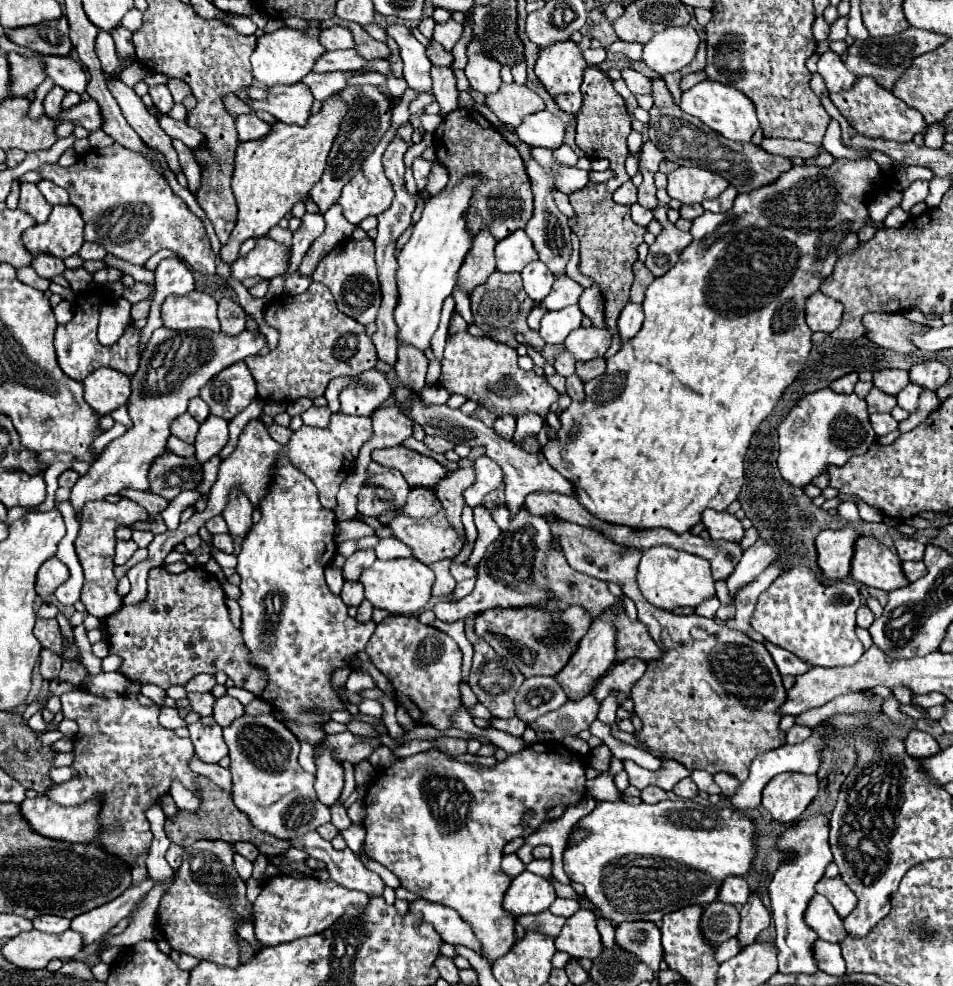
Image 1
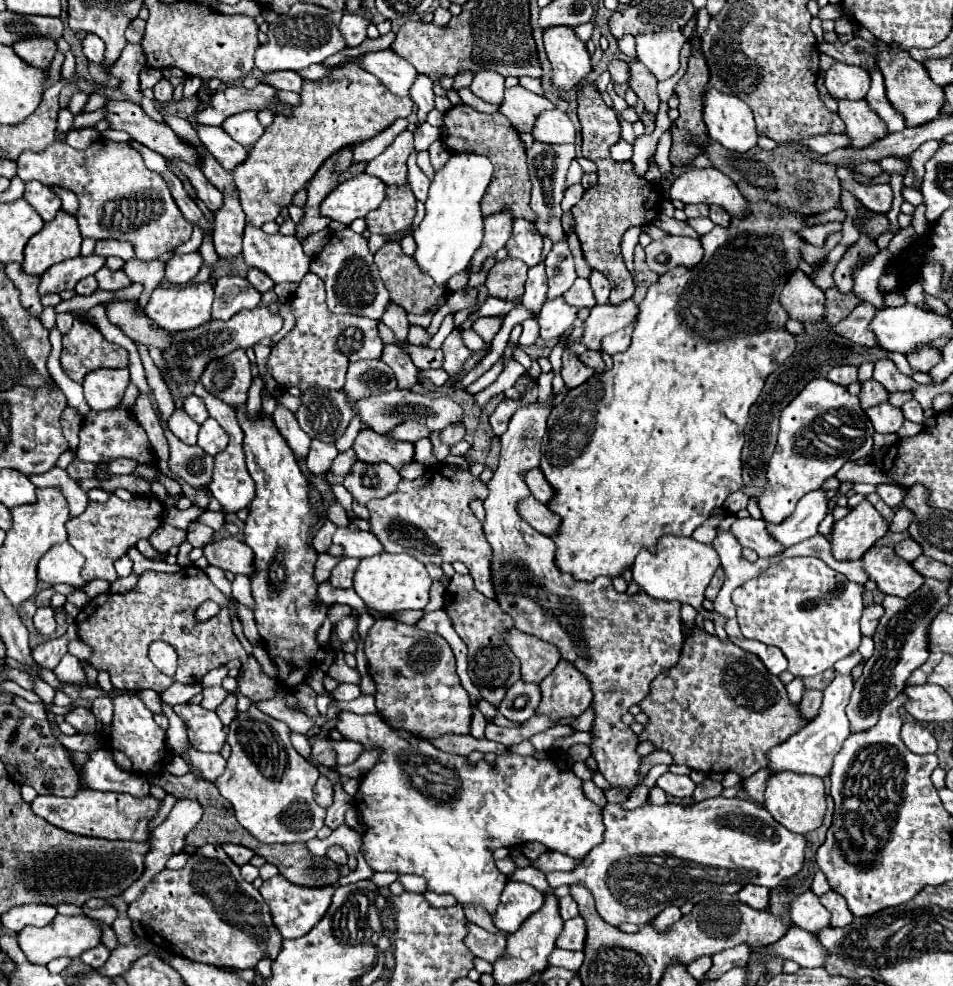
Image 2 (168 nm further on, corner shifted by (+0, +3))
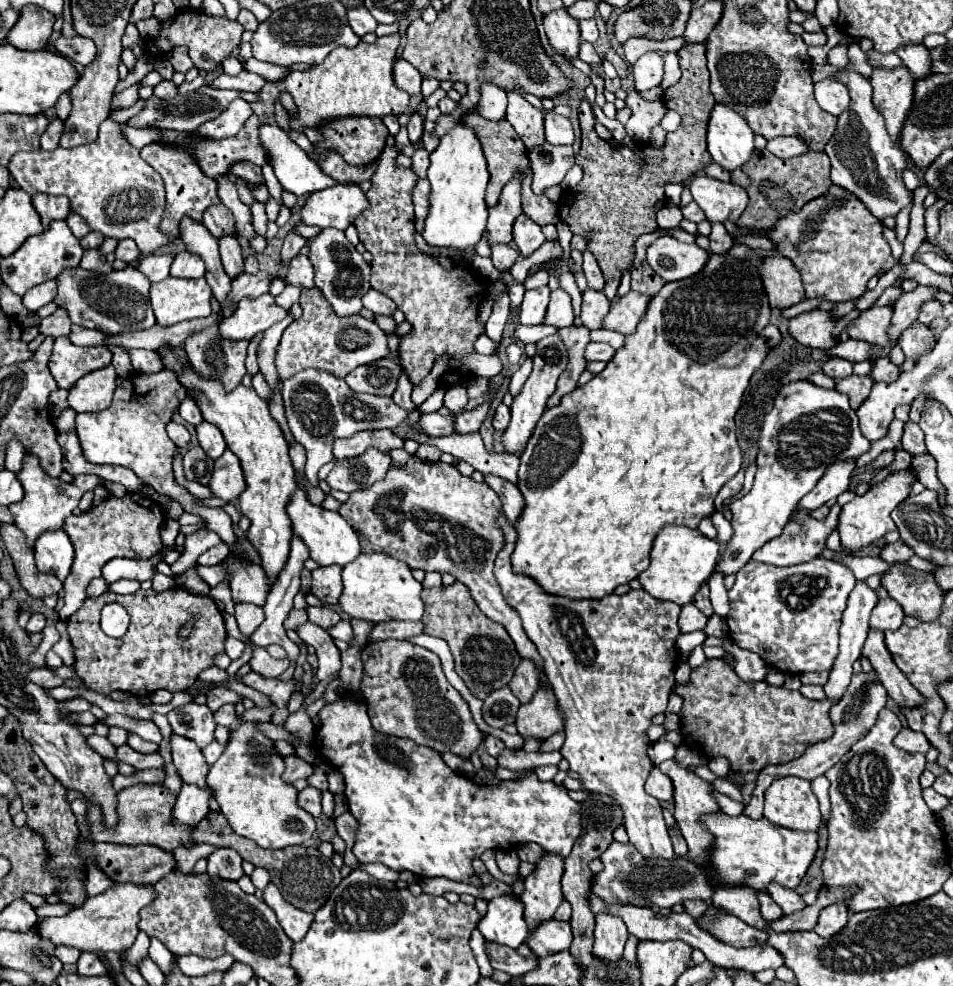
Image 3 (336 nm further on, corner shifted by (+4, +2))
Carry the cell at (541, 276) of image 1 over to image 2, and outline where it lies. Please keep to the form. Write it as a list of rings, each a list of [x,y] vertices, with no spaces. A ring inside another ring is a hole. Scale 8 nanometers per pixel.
[[[538,263],[538,265],[528,269],[522,305],[526,305],[530,311],[538,313],[542,303],[546,301],[546,291],[548,291],[548,277],[546,277],[546,271],[544,271],[544,263]]]

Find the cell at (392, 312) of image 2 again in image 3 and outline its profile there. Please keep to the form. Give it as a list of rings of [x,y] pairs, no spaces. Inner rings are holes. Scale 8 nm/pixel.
[[[372,288],[362,296],[362,306],[374,314],[386,314],[386,316],[390,316],[392,310],[396,308],[396,304],[388,296],[384,296],[382,292],[372,290]]]

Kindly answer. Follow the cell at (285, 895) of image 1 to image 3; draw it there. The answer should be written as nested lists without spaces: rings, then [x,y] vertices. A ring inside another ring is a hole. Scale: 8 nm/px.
[[[268,884],[266,892],[264,892],[264,900],[276,912],[278,922],[280,922],[282,930],[288,934],[288,938],[298,942],[298,940],[302,940],[306,936],[306,932],[308,932],[308,928],[310,928],[310,924],[314,920],[312,914],[298,912],[298,908],[292,908],[292,904],[288,904],[280,896],[280,892],[278,892],[278,888],[274,884]]]

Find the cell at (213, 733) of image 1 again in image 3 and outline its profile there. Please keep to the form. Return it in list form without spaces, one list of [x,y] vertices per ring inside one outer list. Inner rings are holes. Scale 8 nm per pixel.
[[[188,702],[172,712],[168,712],[168,720],[172,726],[172,732],[184,738],[190,738],[198,744],[198,748],[204,748],[214,740],[214,716],[212,710],[206,704]]]

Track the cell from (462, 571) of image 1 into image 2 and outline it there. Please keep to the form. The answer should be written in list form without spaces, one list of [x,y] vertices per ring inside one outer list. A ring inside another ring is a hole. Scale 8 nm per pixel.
[[[454,575],[448,593],[445,593],[446,613],[454,621],[456,633],[462,637],[462,641],[468,645],[468,675],[474,685],[478,685],[480,695],[494,707],[500,705],[504,699],[508,687],[512,687],[516,681],[520,681],[520,661],[516,655],[512,655],[510,647],[500,639],[500,633],[508,627],[512,627],[512,617],[504,615],[500,611],[498,603],[494,599],[488,599],[480,595],[474,589],[470,575]],[[478,647],[480,647],[480,667],[478,667]]]

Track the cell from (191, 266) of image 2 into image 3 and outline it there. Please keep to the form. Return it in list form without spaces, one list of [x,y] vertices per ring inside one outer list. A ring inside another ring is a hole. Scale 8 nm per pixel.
[[[180,252],[176,254],[174,262],[172,262],[172,270],[170,270],[170,276],[174,278],[202,278],[206,272],[204,268],[204,262],[198,254],[192,254],[192,252]]]

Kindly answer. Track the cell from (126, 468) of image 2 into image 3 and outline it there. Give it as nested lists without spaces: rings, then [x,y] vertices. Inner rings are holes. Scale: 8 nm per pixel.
[[[32,452],[24,454],[22,470],[16,474],[16,478],[20,480],[20,484],[24,488],[24,498],[8,508],[14,514],[14,520],[16,520],[14,524],[26,534],[28,544],[34,544],[42,532],[62,528],[66,516],[70,516],[72,510],[78,506],[82,494],[92,492],[96,488],[96,484],[100,482],[98,476],[78,476],[74,484],[66,484],[60,478],[52,478],[44,472],[44,468],[40,466],[40,460]]]

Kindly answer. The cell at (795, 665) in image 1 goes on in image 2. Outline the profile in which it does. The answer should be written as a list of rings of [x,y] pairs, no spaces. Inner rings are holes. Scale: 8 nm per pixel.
[[[732,639],[732,641],[736,641],[740,647],[744,647],[744,651],[758,655],[762,659],[762,663],[768,667],[768,671],[772,671],[774,675],[780,675],[782,671],[788,669],[788,661],[786,661],[786,657],[782,655],[780,649],[766,645],[766,643],[760,643],[756,639],[742,639],[742,641]]]

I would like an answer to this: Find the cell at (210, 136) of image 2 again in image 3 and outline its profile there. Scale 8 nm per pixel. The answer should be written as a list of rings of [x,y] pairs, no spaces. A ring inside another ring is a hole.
[[[234,164],[230,168],[230,172],[234,172],[238,178],[246,180],[246,182],[252,182],[252,184],[264,184],[264,176],[262,176],[262,170],[254,164]]]

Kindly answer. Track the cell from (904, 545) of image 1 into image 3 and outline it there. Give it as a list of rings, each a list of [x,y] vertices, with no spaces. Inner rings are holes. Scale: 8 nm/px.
[[[902,540],[894,542],[894,544],[886,544],[882,550],[880,550],[880,558],[886,560],[888,564],[896,564],[896,562],[906,562],[914,556],[912,548],[908,548]]]

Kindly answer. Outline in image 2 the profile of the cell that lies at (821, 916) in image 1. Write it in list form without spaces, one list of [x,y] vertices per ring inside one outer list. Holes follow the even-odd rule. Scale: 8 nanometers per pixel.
[[[806,891],[806,893],[802,893],[800,897],[796,897],[792,901],[792,905],[790,905],[790,917],[792,917],[792,921],[798,927],[802,927],[802,929],[806,929],[806,931],[810,931],[810,933],[816,935],[824,927],[830,927],[830,917],[832,915],[820,903],[820,897],[816,893]]]

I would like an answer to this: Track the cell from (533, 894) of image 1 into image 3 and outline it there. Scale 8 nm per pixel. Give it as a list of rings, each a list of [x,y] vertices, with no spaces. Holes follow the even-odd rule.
[[[498,896],[488,902],[488,912],[478,924],[486,942],[518,948],[528,936],[528,924],[524,922],[524,906],[510,896]]]

